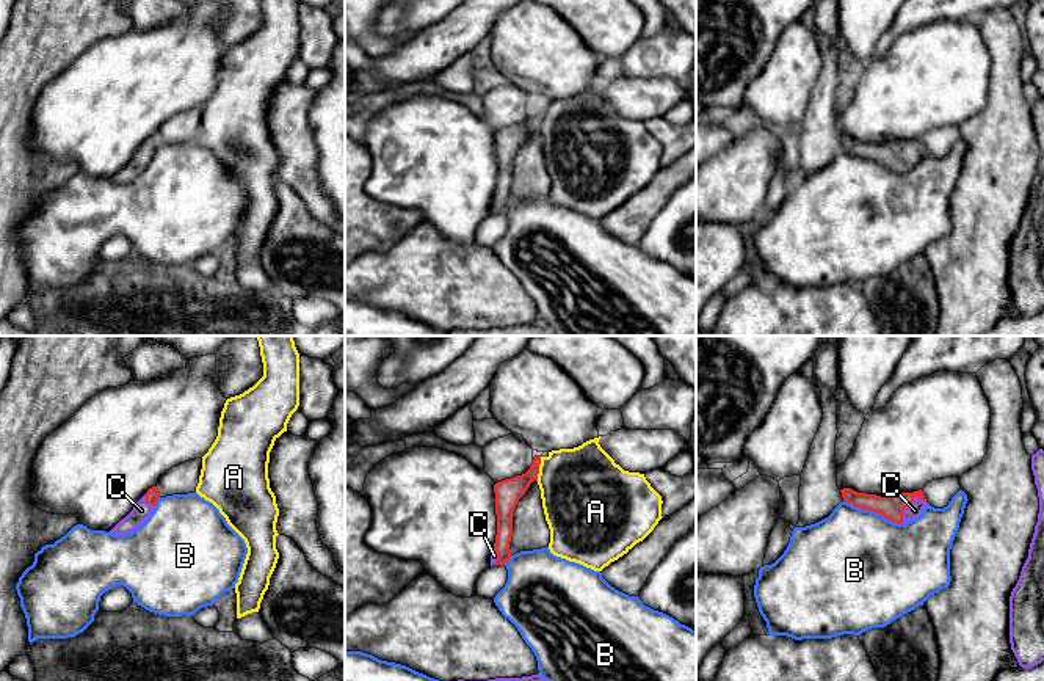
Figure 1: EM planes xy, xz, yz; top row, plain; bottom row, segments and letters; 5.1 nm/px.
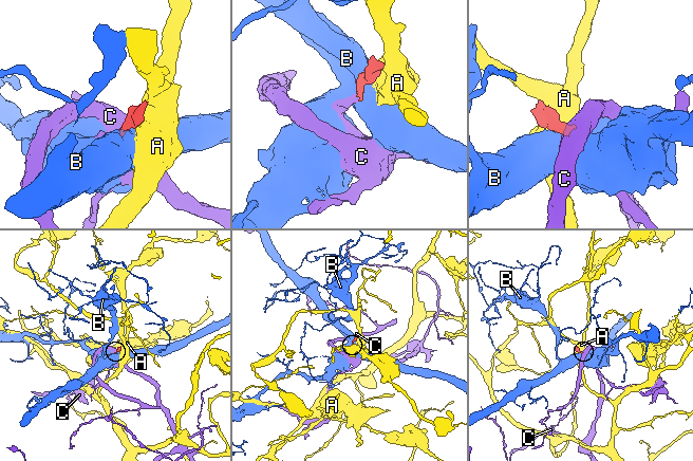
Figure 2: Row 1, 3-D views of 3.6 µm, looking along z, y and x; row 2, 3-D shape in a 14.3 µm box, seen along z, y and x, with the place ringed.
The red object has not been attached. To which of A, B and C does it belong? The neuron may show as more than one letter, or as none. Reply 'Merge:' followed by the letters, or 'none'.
Merge: C

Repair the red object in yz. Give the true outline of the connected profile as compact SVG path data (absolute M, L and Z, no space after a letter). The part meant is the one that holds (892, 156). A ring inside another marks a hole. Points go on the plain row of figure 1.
M843 137L840 141L843 149L853 155L875 160L897 173L906 173L908 169L919 166L928 154L922 138L886 144L857 141L851 137Z

